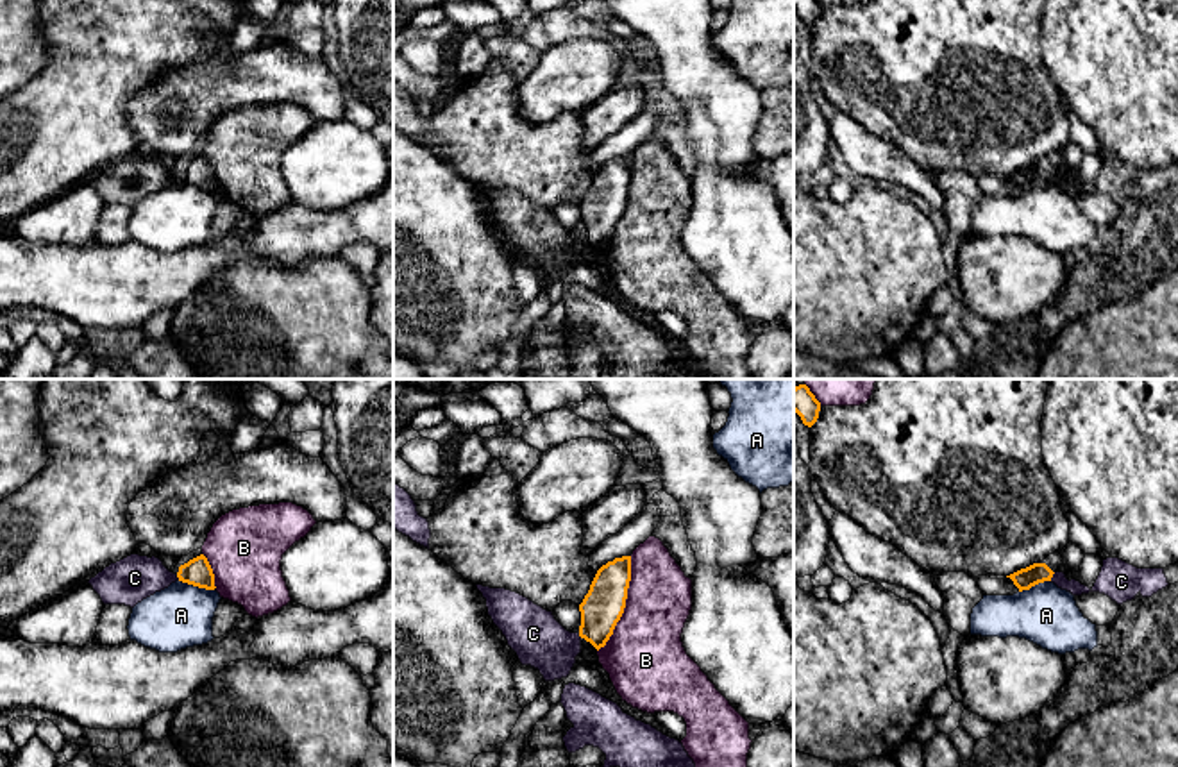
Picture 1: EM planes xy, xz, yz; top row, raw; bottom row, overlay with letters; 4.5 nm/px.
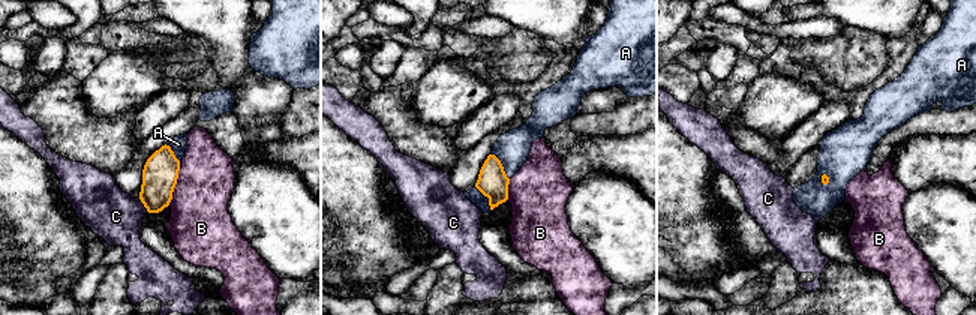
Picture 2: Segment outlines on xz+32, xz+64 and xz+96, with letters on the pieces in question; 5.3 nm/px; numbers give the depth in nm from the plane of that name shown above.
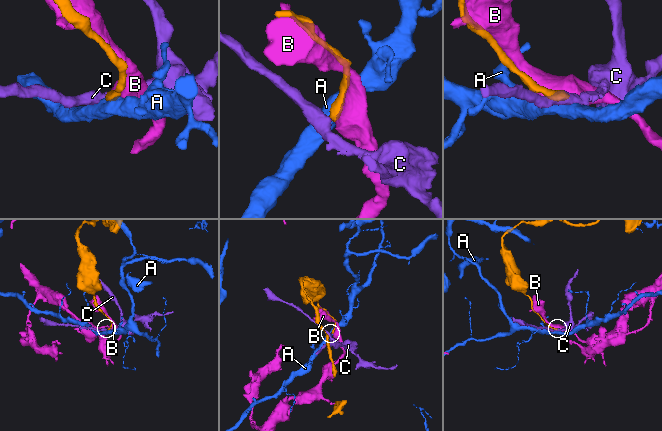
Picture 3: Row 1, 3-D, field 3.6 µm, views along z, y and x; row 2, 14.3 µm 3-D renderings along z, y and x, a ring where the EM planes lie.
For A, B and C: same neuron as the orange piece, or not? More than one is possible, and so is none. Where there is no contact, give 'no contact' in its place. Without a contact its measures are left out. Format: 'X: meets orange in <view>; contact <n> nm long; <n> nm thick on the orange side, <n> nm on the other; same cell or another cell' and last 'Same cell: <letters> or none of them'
A: meets orange in xy; contact 170 nm long; 120 nm thick on the orange side, 280 nm on the other; another cell
B: meets orange in xz; contact 460 nm long; 190 nm thick on the orange side, 360 nm on the other; another cell
C: meets orange in yz; contact 50 nm long; 90 nm thick on the orange side, 100 nm on the other; another cell
Same cell: none of them

